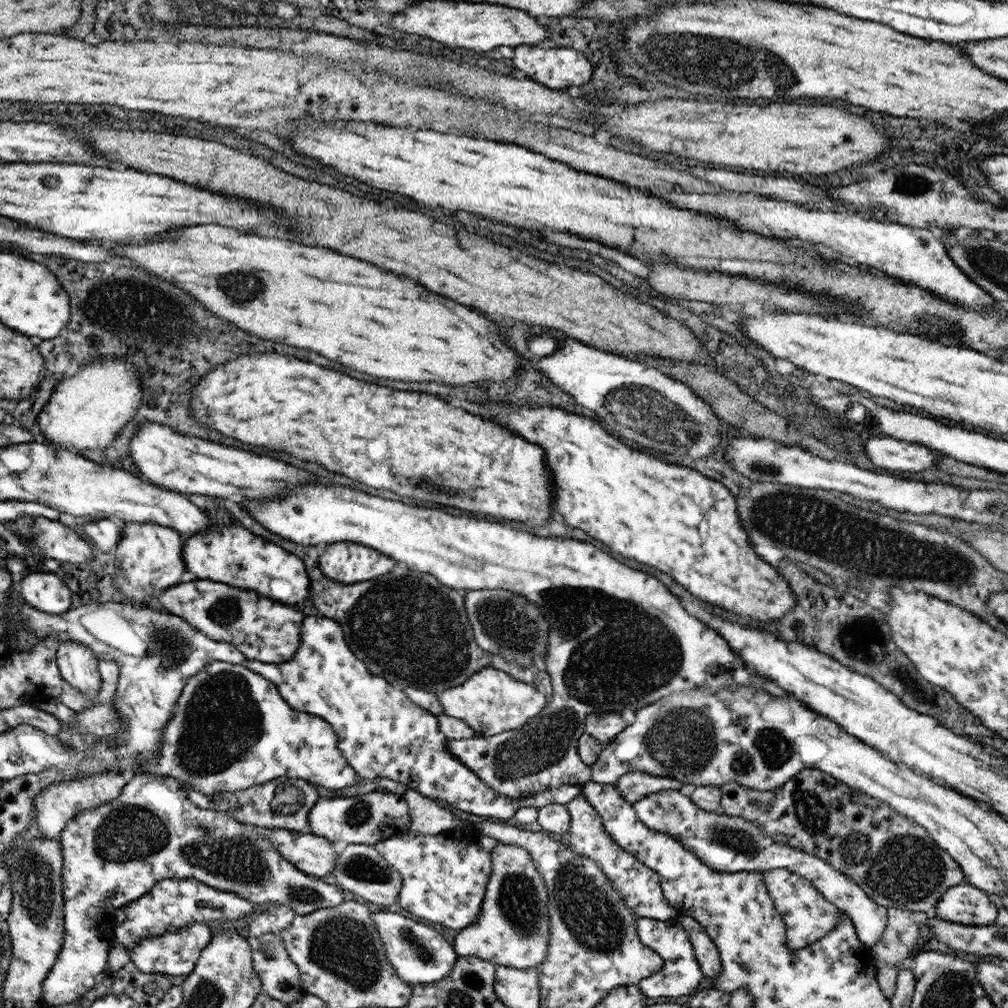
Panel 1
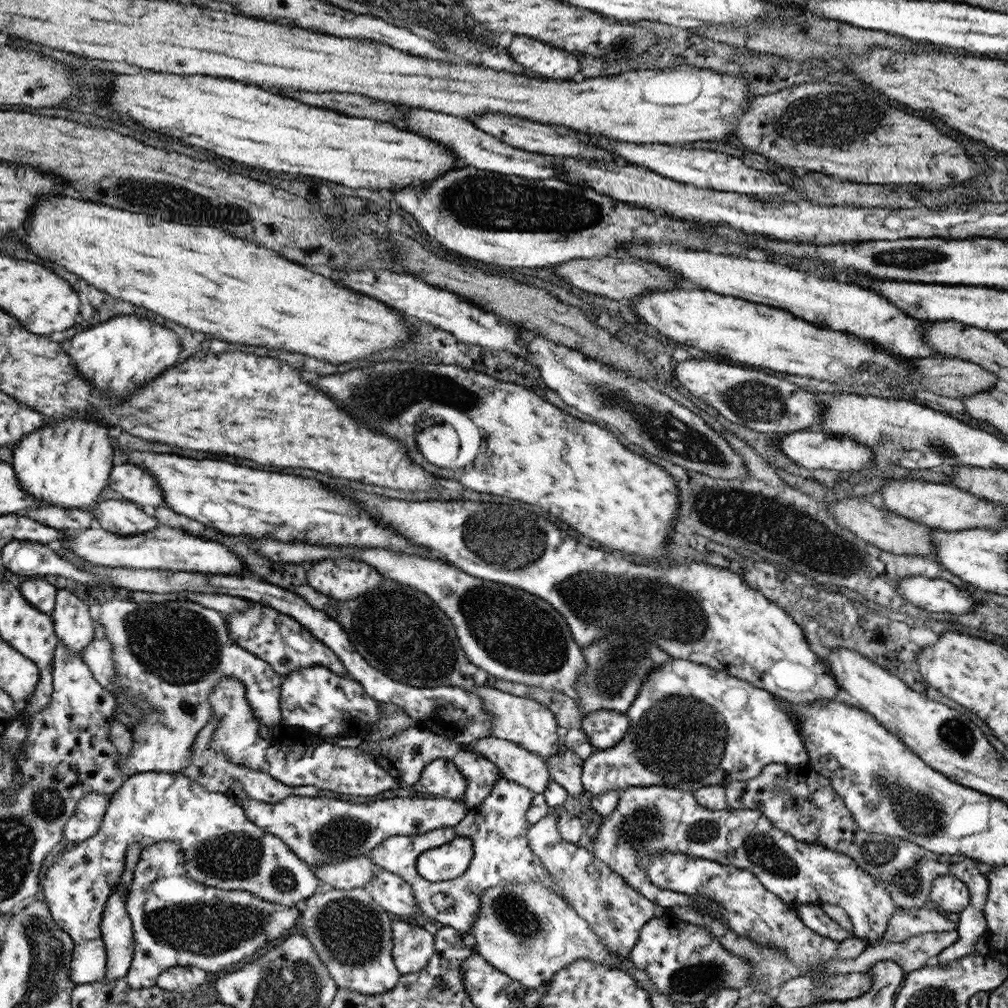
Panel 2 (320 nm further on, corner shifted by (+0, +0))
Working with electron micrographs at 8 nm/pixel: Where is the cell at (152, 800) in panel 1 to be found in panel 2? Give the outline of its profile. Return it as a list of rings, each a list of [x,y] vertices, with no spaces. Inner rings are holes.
[[[142,772],[139,774],[134,774],[133,776],[128,776],[127,779],[125,779],[124,784],[112,795],[112,798],[108,800],[108,807],[107,810],[104,812],[103,820],[101,820],[99,831],[94,835],[93,837],[89,837],[89,839],[83,840],[82,842],[79,842],[77,844],[70,844],[68,848],[64,850],[63,853],[61,853],[61,857],[59,857],[59,860],[56,861],[53,865],[51,865],[47,872],[45,873],[45,879],[43,882],[41,882],[41,892],[43,892],[44,896],[44,903],[48,905],[48,911],[51,913],[52,920],[55,921],[56,925],[63,929],[73,940],[73,945],[75,946],[72,949],[72,962],[70,963],[69,968],[69,976],[70,981],[74,984],[74,986],[77,985],[84,985],[89,984],[98,980],[101,980],[104,978],[104,972],[105,972],[105,947],[103,947],[103,941],[101,941],[101,938],[99,938],[99,916],[101,916],[101,912],[103,912],[103,906],[105,906],[105,901],[107,900],[107,897],[109,896],[109,893],[111,892],[111,889],[115,888],[115,884],[118,884],[119,878],[123,873],[124,870],[124,863],[123,863],[123,856],[129,852],[129,844],[139,844],[140,850],[145,850],[145,848],[149,848],[149,846],[155,846],[155,844],[159,844],[159,842],[173,842],[173,844],[177,844],[179,848],[181,848],[181,852],[184,853],[184,860],[185,860],[185,872],[188,872],[188,876],[192,878],[192,880],[195,880],[199,882],[199,884],[203,884],[205,886],[213,887],[213,888],[219,888],[219,889],[229,889],[230,891],[236,891],[236,890],[242,890],[252,893],[253,896],[261,897],[263,900],[266,901],[273,901],[277,904],[282,905],[289,905],[290,907],[299,907],[301,902],[303,902],[305,899],[308,899],[315,890],[315,887],[318,885],[318,880],[316,879],[316,876],[313,876],[312,869],[302,860],[299,860],[295,854],[293,854],[292,850],[289,849],[289,847],[285,846],[279,838],[273,836],[271,833],[265,833],[265,830],[262,828],[257,827],[255,824],[253,824],[252,821],[249,821],[245,819],[245,815],[243,815],[243,809],[239,807],[236,804],[235,799],[225,796],[224,794],[218,793],[218,792],[209,792],[207,789],[203,788],[201,784],[199,784],[197,781],[191,780],[189,777],[183,776],[181,773],[173,773],[173,772]]]

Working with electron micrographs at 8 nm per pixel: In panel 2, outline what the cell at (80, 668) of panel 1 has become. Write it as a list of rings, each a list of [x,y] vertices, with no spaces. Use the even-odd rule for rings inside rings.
[[[57,589],[55,606],[49,614],[59,643],[70,653],[80,656],[95,634],[88,605],[67,589]]]

